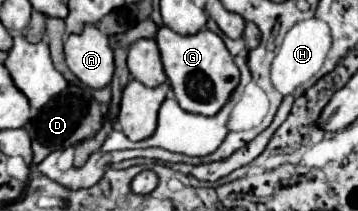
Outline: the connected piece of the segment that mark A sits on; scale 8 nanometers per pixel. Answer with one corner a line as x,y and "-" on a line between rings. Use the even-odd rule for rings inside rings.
85,24
81,34
67,38
65,60
69,70
89,88
105,88
113,78
109,38
93,24

